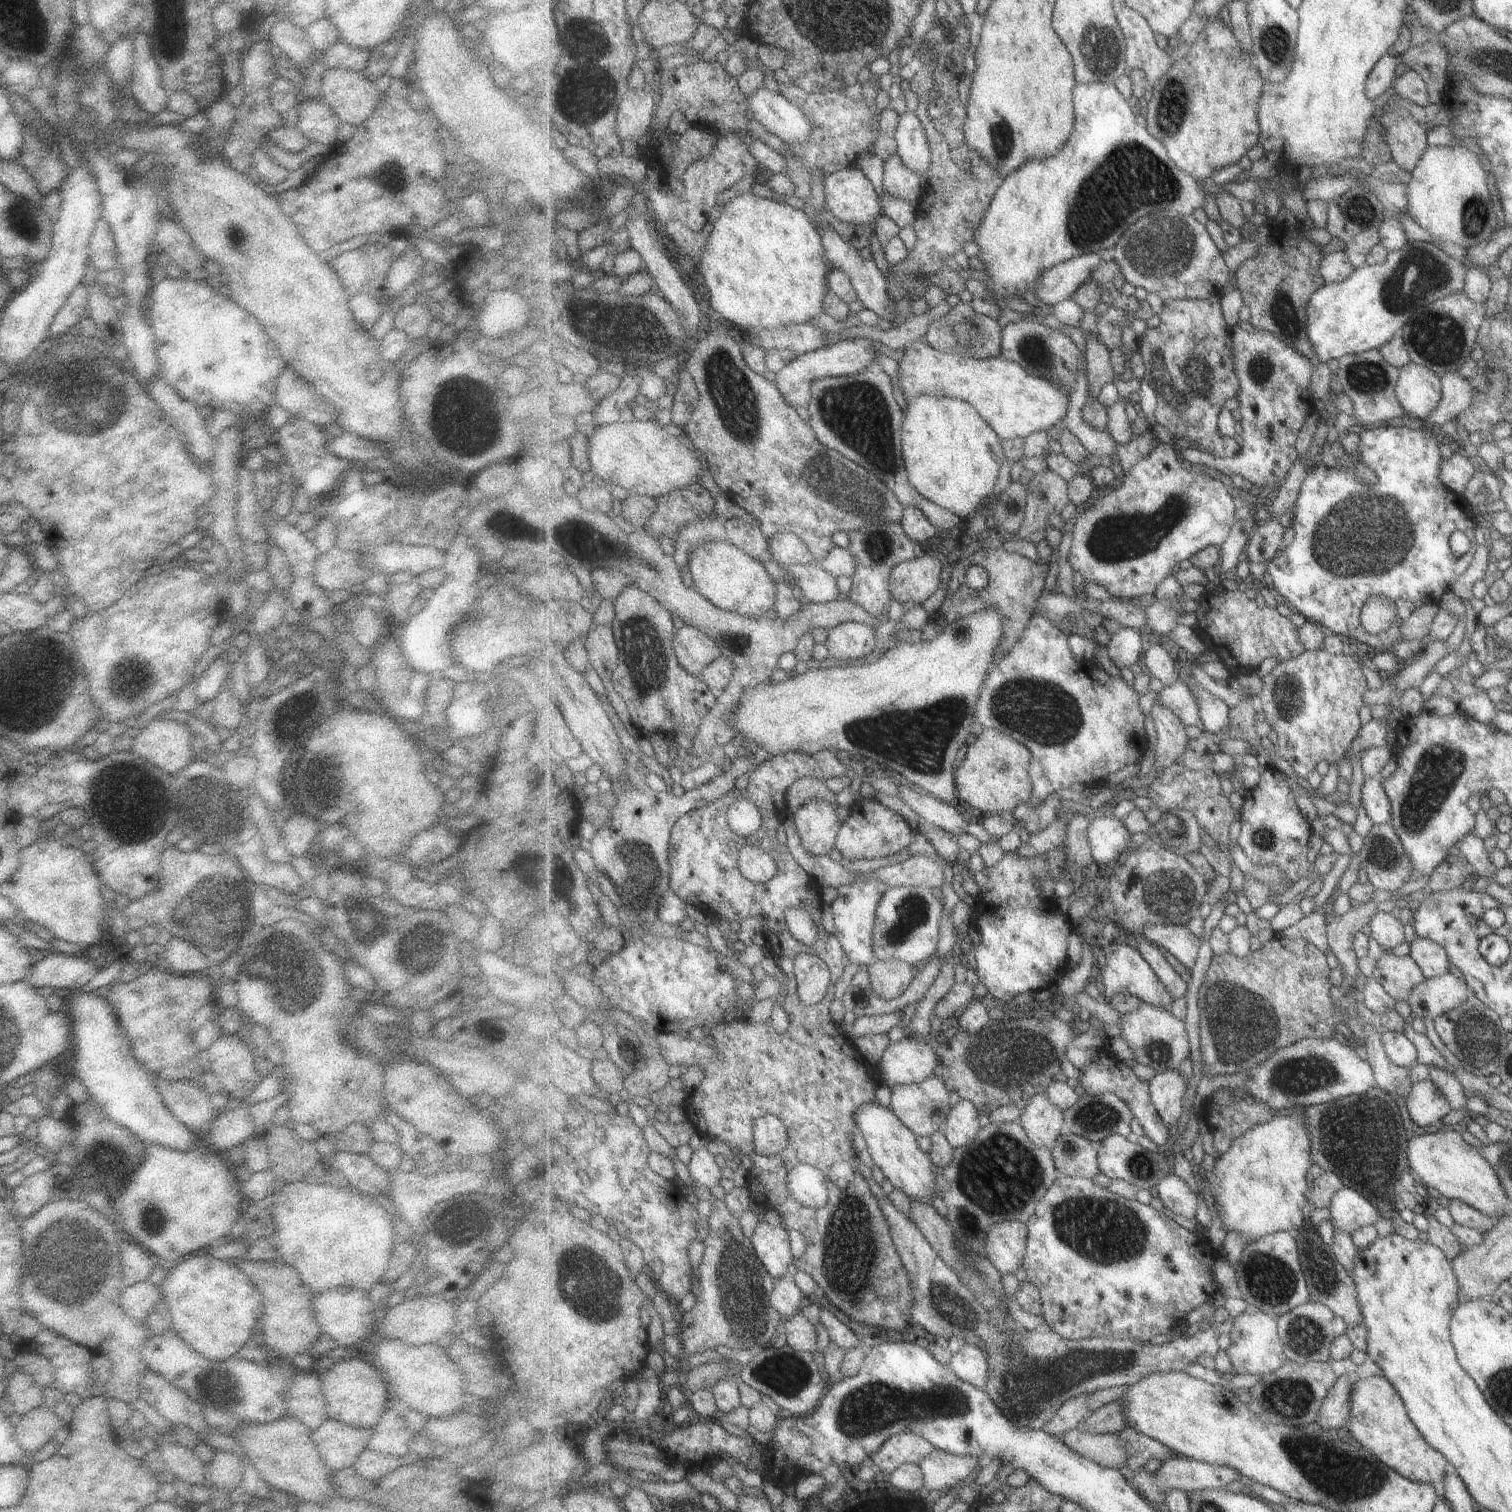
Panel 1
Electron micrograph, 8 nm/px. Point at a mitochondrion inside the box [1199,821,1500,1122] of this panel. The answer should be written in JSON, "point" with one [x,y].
{"point":[1242,1024]}

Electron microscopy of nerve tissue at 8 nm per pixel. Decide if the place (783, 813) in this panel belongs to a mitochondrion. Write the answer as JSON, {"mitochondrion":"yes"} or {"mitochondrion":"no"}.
{"mitochondrion":"no"}

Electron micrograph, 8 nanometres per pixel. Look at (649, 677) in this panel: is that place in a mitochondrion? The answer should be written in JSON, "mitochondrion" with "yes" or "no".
{"mitochondrion":"yes"}

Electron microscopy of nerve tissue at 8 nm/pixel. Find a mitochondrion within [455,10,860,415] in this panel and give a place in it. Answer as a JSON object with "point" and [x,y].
{"point":[583,94]}

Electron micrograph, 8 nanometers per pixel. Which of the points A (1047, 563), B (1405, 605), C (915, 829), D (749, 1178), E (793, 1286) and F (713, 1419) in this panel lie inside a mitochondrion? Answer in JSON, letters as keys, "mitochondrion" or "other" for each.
{"A":"other","B":"other","C":"other","D":"other","E":"other","F":"other"}

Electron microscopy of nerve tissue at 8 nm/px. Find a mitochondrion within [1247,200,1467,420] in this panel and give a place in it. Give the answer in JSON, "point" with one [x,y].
{"point":[1418,276]}

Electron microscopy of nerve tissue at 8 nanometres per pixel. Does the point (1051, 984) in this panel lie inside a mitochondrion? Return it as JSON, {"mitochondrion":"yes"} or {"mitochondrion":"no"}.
{"mitochondrion":"no"}

